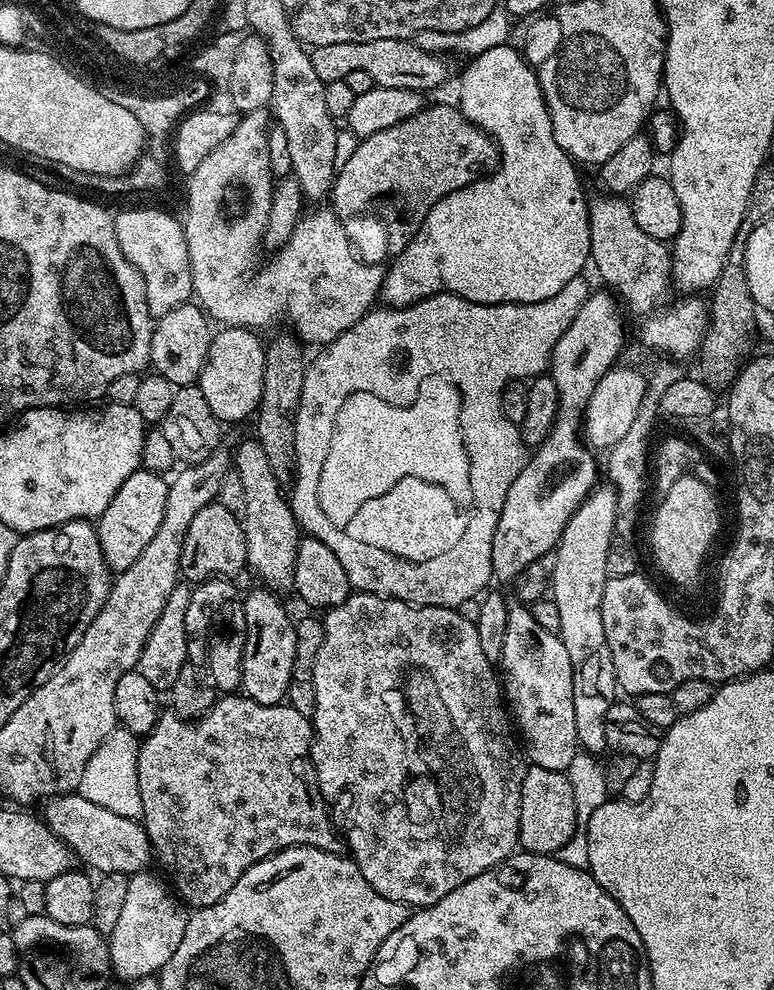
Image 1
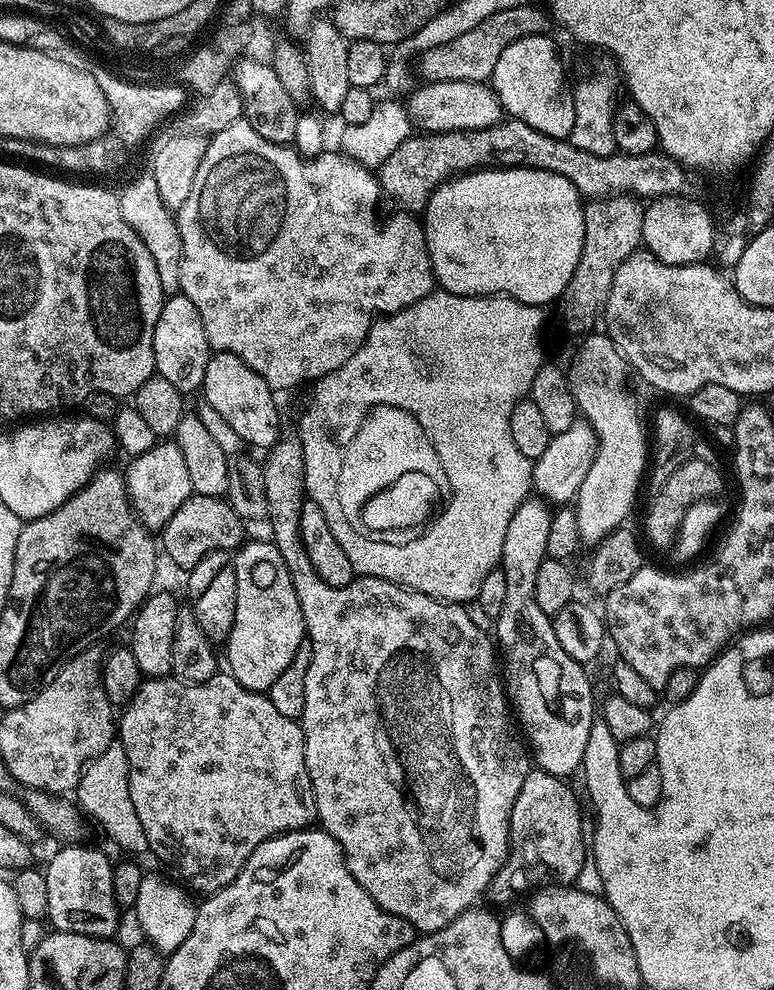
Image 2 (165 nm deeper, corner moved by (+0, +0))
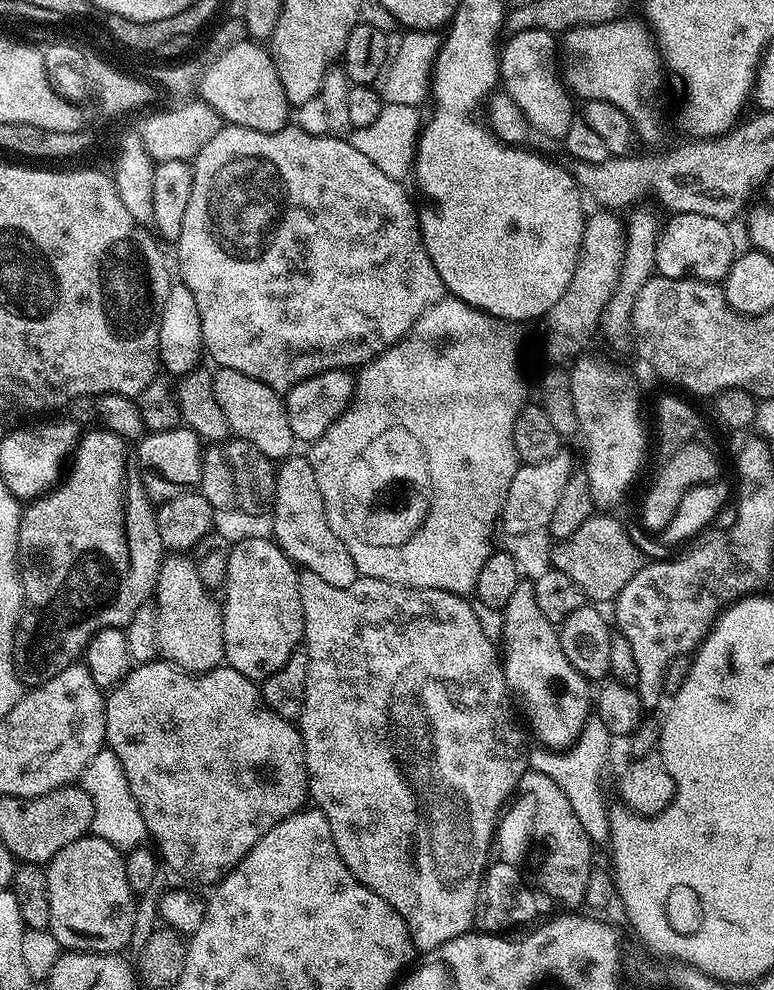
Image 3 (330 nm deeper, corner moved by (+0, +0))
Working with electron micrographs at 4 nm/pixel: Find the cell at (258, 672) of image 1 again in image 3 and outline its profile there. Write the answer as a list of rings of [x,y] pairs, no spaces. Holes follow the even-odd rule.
[[[248,536],[232,544],[222,585],[224,659],[227,667],[257,682],[286,666],[304,638],[298,569],[275,539],[265,536]]]

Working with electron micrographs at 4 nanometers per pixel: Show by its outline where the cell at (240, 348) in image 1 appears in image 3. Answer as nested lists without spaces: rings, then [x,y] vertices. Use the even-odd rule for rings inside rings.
[[[216,368],[212,372],[214,382],[214,398],[218,398],[218,406],[222,406],[222,414],[226,414],[229,433],[237,440],[251,442],[272,460],[277,462],[293,455],[297,447],[296,435],[290,430],[290,418],[286,418],[284,396],[270,386],[250,378],[246,374],[238,374],[238,370]]]

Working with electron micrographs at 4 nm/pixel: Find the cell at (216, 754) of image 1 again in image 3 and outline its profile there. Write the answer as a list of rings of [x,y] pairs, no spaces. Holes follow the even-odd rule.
[[[159,658],[151,660],[149,664],[135,665],[128,675],[107,693],[104,701],[104,718],[106,747],[114,754],[118,754],[118,762],[122,762],[122,770],[126,770],[126,782],[130,782],[130,794],[134,794],[134,802],[138,802],[138,810],[142,810],[142,822],[146,822],[148,836],[157,843],[154,843],[154,846],[159,859],[167,867],[169,864],[178,875],[185,876],[196,884],[215,885],[225,873],[236,867],[239,860],[246,858],[252,847],[266,833],[274,830],[278,822],[301,811],[309,799],[304,739],[299,727],[293,721],[282,718],[274,714],[274,710],[267,708],[257,681],[238,674],[238,670],[233,668],[221,666],[208,672],[193,674]]]

